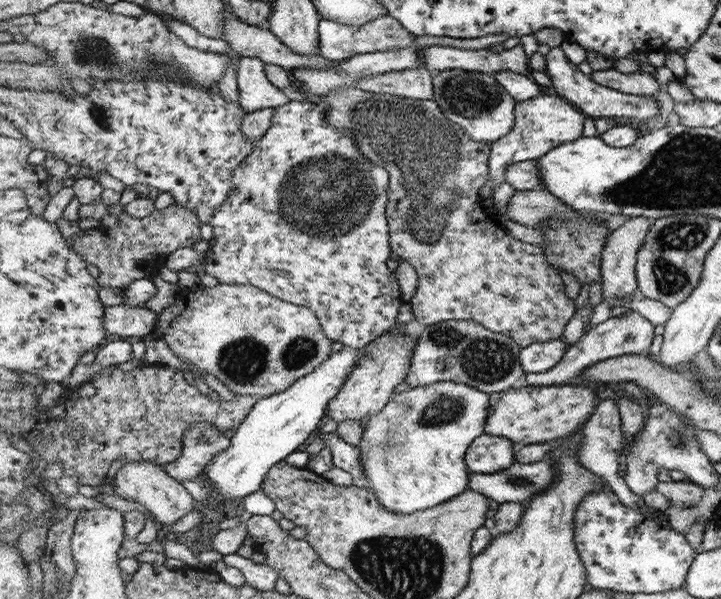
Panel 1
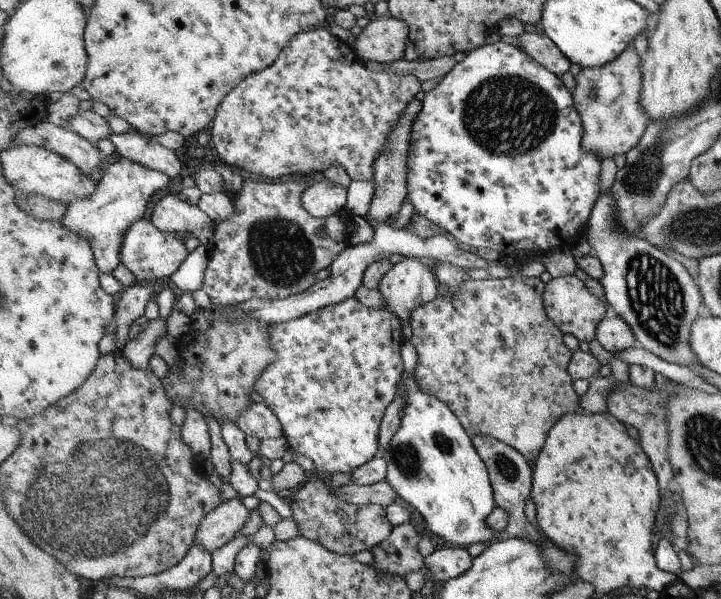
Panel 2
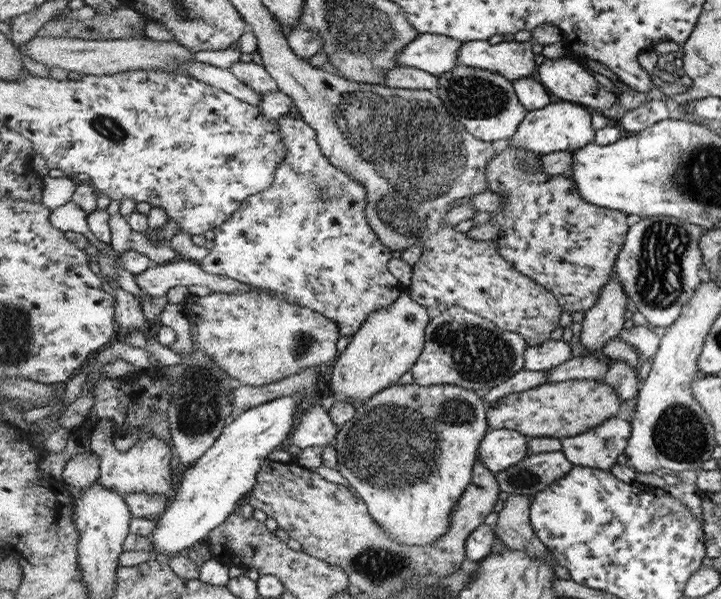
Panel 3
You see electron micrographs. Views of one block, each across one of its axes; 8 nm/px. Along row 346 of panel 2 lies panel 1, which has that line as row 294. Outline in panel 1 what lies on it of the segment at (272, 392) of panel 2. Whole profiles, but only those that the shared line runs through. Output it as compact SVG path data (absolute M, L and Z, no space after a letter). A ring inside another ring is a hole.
M290 101L288 104L275 108L274 118L271 120L271 128L267 135L258 143L255 143L254 150L242 164L238 171L234 172L236 190L232 196L218 207L215 217L212 219L212 226L215 232L215 245L207 252L207 259L204 262L206 273L216 276L221 284L229 285L252 285L264 292L272 293L275 297L288 301L290 304L297 304L311 309L319 317L323 325L323 332L332 340L342 342L346 347L362 348L370 344L374 339L395 327L396 319L402 306L399 284L396 284L392 272L386 266L388 256L393 254L390 250L390 228L386 215L387 210L387 188L389 188L390 174L384 168L376 166L366 160L354 138L352 130L348 128L334 128L334 125L326 122L325 112L329 106L324 103L307 103L306 101Z

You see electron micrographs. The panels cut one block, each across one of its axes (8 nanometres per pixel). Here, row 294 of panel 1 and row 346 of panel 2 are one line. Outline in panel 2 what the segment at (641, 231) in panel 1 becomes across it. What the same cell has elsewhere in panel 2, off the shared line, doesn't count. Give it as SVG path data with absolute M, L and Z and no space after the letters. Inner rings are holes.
M610 313L604 317L598 326L595 338L608 352L620 352L630 346L638 346L628 323L618 314Z

